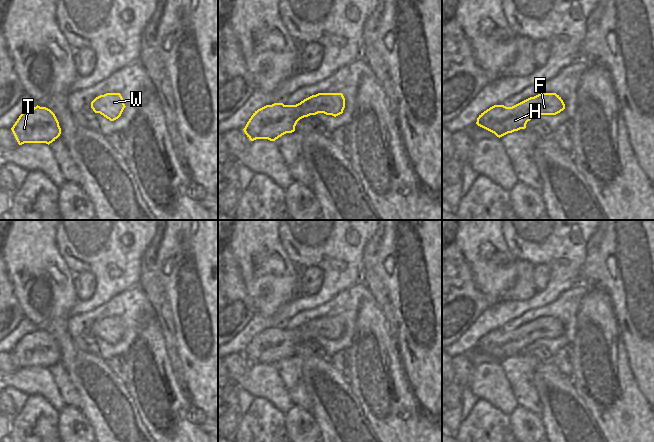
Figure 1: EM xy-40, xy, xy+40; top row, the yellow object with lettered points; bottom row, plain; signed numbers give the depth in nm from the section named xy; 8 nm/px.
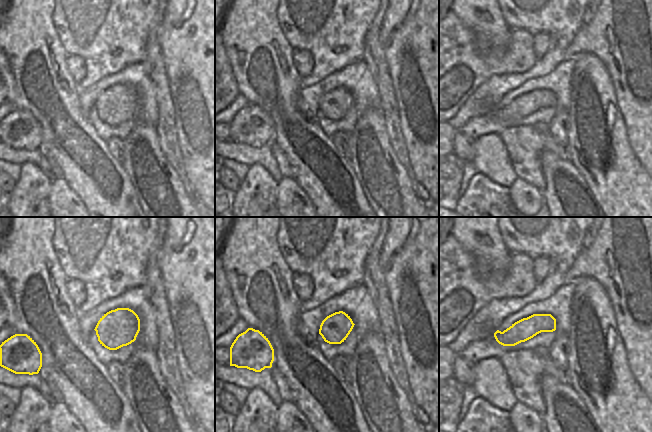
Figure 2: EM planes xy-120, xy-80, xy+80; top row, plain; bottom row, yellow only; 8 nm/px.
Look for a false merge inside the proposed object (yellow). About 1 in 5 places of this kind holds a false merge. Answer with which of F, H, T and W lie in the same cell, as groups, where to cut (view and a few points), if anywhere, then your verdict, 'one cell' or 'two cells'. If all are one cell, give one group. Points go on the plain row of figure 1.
F H T W | no cut | one cell

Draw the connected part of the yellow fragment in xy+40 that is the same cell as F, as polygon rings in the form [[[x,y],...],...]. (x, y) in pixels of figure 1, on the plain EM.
[[[540,317],[512,331],[494,329],[481,337],[476,348],[497,361],[525,353],[528,345],[538,339],[556,339],[565,328],[556,317]]]

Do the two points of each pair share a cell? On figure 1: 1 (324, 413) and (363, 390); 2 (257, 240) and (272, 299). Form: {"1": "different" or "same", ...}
{"1": "different", "2": "same"}

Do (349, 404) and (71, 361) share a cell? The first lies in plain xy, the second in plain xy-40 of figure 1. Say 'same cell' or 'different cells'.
same cell

